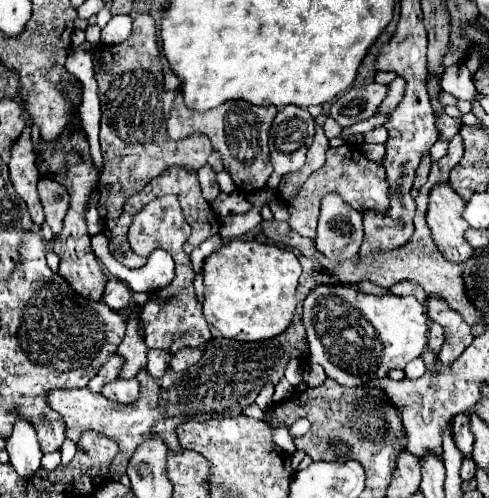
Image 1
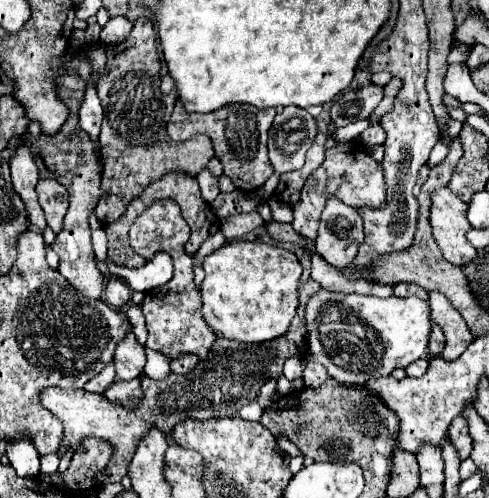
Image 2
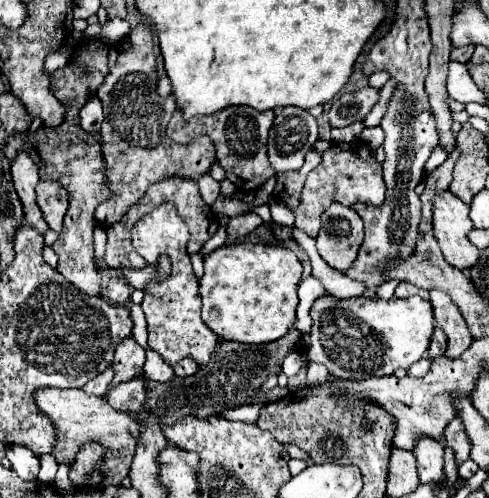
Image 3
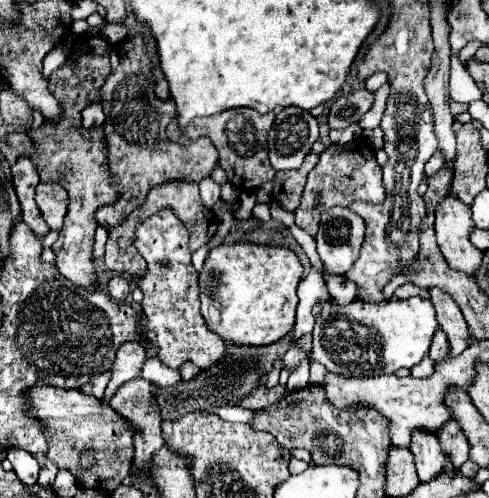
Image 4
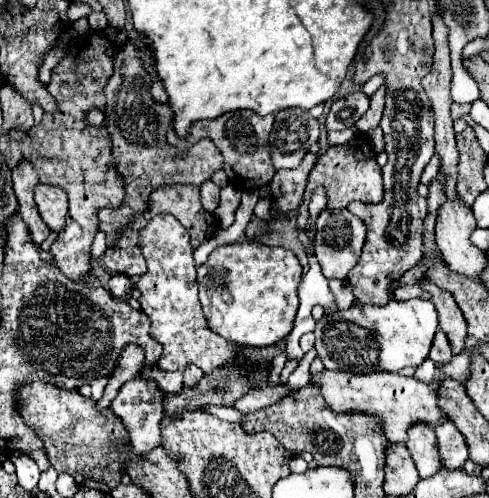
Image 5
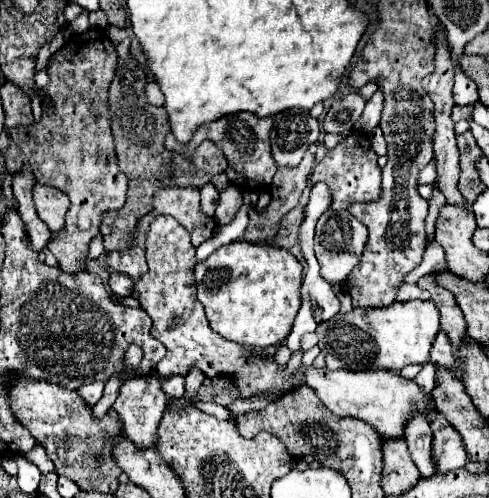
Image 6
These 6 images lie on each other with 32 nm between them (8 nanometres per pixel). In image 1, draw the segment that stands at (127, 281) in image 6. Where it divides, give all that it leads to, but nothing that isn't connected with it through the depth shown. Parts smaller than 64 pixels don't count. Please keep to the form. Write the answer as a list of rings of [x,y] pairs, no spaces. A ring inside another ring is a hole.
[[[110,276],[108,284],[106,284],[106,290],[104,290],[104,294],[102,294],[102,302],[108,304],[112,310],[118,310],[118,312],[120,312],[120,310],[124,310],[124,308],[130,306],[132,294],[134,294],[134,292],[130,290],[130,286],[128,286],[126,282]]]

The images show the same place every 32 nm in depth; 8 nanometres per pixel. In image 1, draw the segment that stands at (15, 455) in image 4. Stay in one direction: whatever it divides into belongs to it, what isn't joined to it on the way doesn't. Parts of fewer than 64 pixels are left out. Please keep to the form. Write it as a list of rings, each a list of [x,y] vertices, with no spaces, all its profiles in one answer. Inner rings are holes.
[[[16,420],[14,432],[6,440],[6,450],[10,454],[10,464],[22,478],[32,478],[40,468],[42,452],[36,440],[36,432],[26,420]]]

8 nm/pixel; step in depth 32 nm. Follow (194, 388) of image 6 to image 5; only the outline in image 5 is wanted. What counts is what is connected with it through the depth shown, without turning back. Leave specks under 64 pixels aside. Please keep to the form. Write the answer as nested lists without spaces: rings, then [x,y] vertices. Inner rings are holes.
[[[190,364],[190,366],[184,370],[184,384],[188,384],[188,386],[196,386],[196,384],[200,382],[202,376],[204,376],[204,372],[202,372],[198,366]]]

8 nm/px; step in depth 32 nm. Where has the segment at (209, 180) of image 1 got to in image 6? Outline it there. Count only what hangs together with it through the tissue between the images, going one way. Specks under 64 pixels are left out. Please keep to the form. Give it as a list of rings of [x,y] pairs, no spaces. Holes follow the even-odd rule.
[[[206,184],[204,188],[200,188],[202,194],[202,212],[210,218],[214,218],[214,210],[218,206],[218,192],[212,184]]]

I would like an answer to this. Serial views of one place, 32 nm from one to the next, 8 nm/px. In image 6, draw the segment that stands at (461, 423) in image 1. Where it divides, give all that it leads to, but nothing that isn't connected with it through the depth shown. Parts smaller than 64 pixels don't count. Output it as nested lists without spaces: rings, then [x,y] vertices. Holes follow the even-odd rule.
[[[450,424],[434,430],[432,454],[436,456],[436,472],[452,472],[456,468],[464,468],[468,460],[464,442]]]

